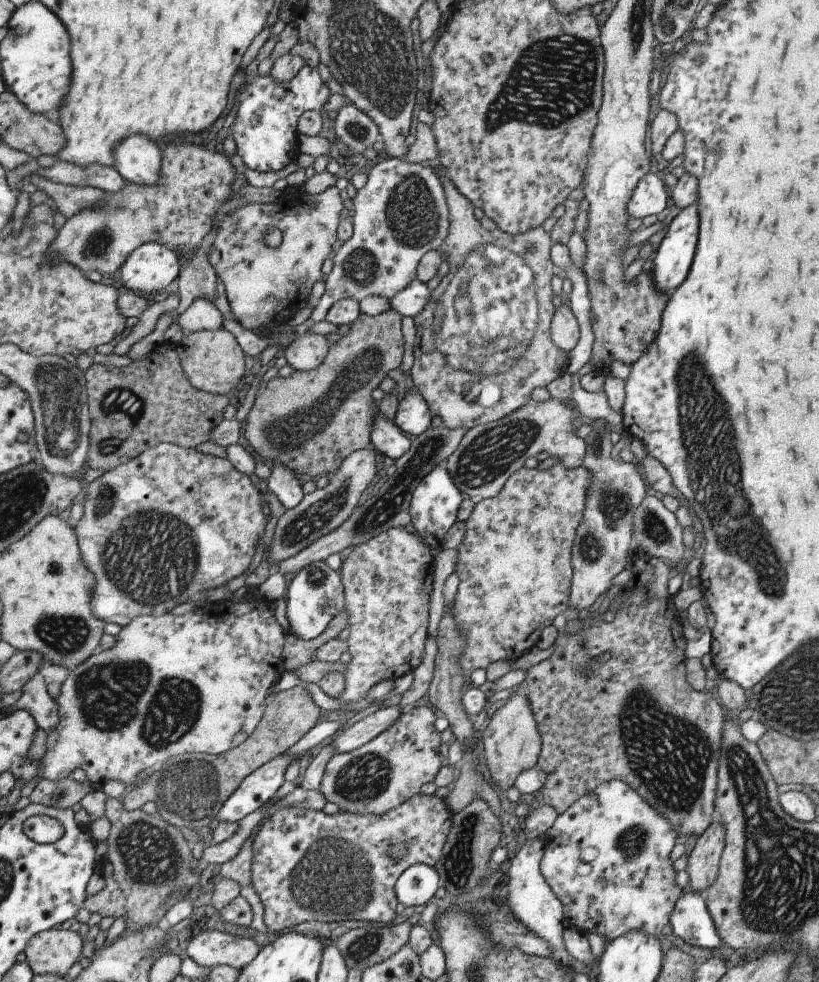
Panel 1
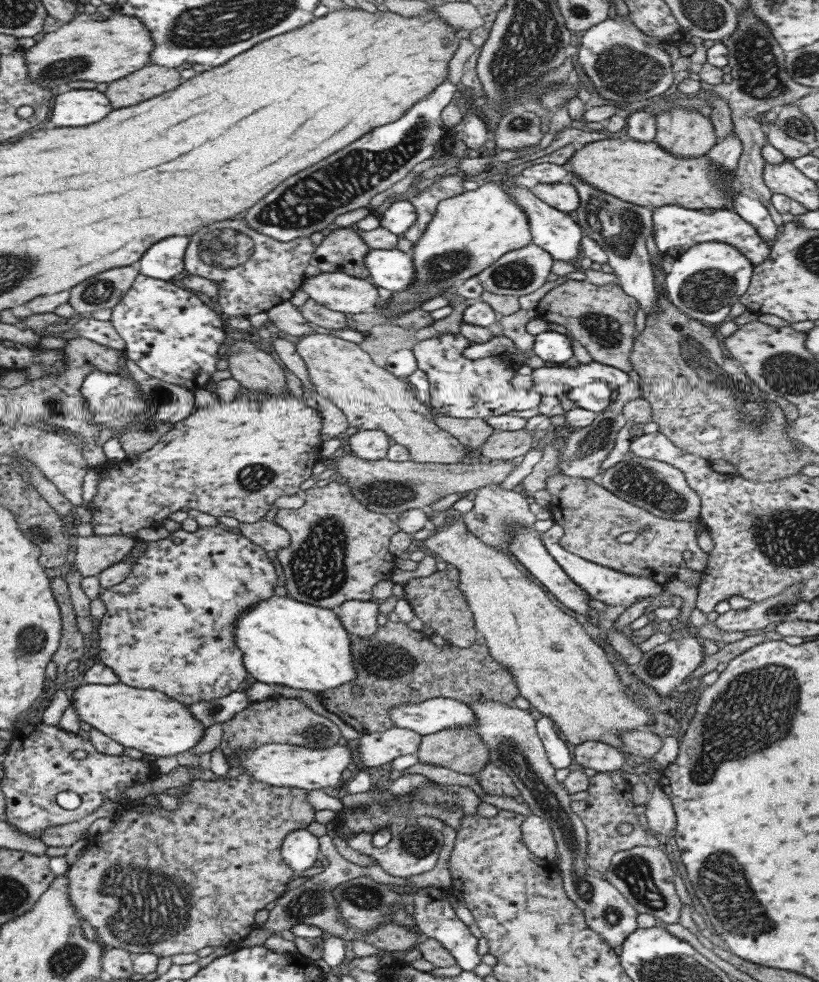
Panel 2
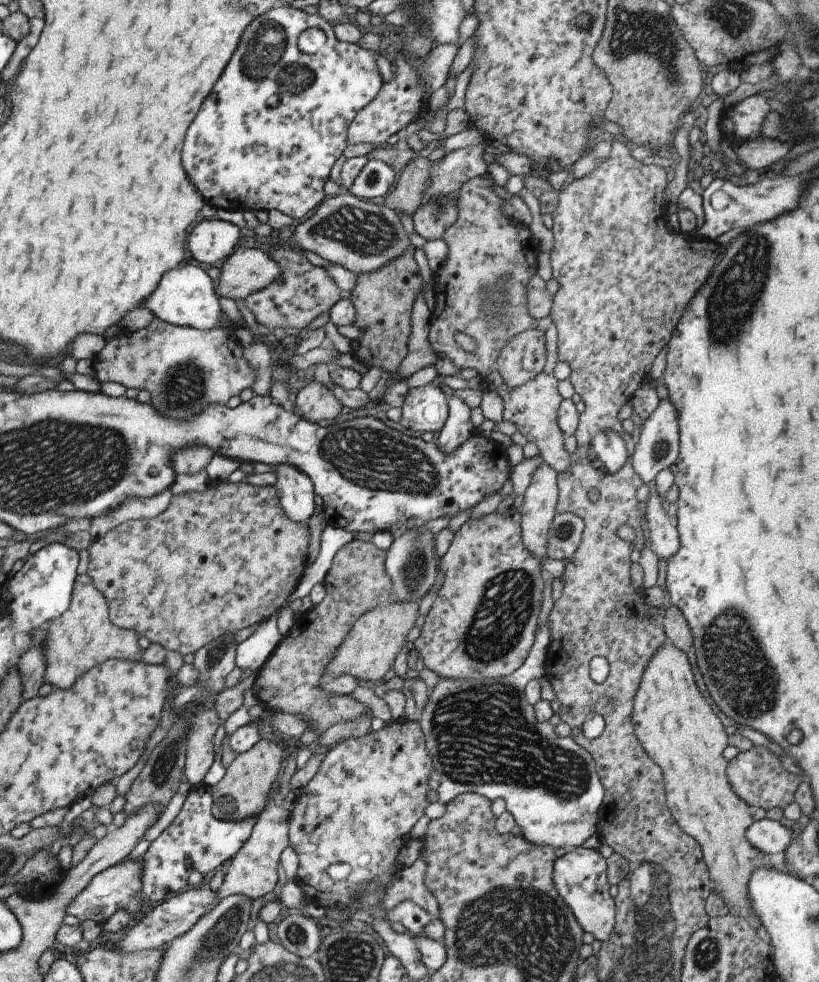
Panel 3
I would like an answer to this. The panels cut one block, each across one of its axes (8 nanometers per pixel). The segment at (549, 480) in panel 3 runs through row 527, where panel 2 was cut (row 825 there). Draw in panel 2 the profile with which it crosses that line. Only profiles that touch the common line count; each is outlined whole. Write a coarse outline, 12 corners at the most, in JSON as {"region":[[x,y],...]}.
{"region":[[526,815],[520,825],[524,846],[549,862],[557,856],[546,820]]}

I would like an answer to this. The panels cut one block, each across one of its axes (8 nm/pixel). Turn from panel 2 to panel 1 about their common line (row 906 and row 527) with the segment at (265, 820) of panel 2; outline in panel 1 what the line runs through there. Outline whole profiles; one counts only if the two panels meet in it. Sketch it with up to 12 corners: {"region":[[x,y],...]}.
{"region":[[158,444],[87,484],[91,614],[225,585],[267,523],[227,459]]}

